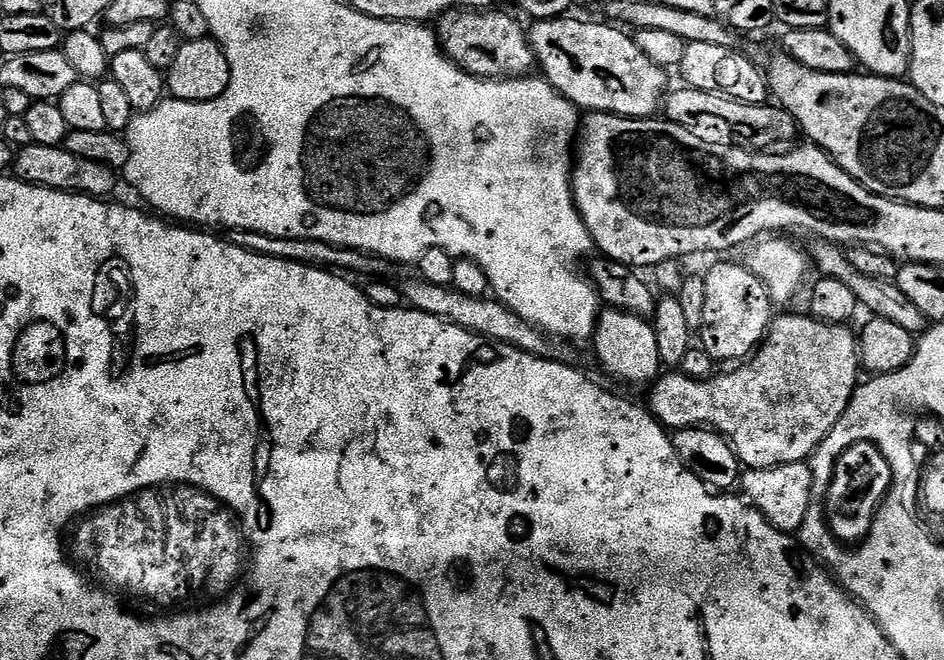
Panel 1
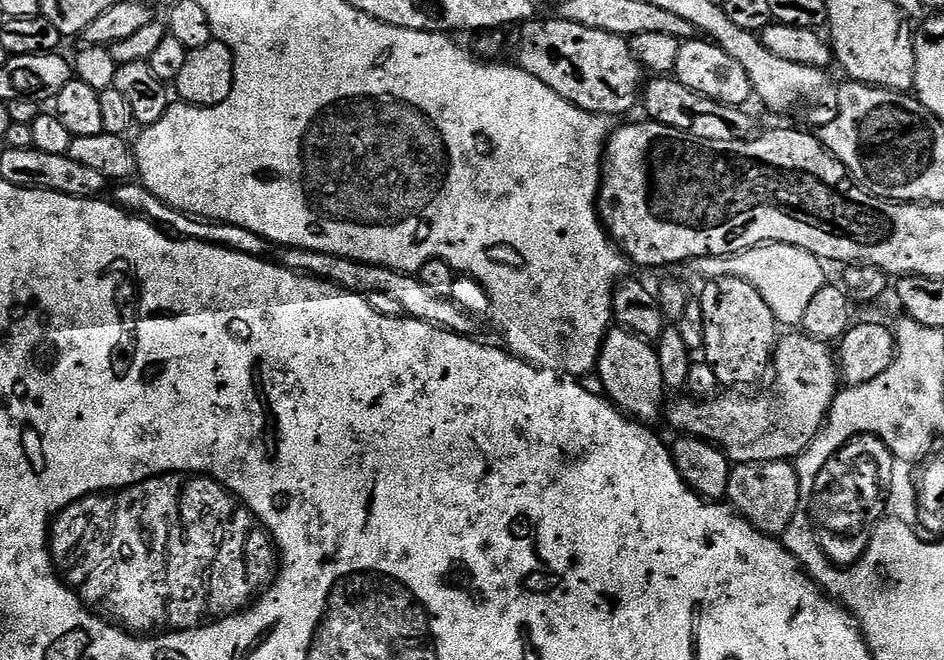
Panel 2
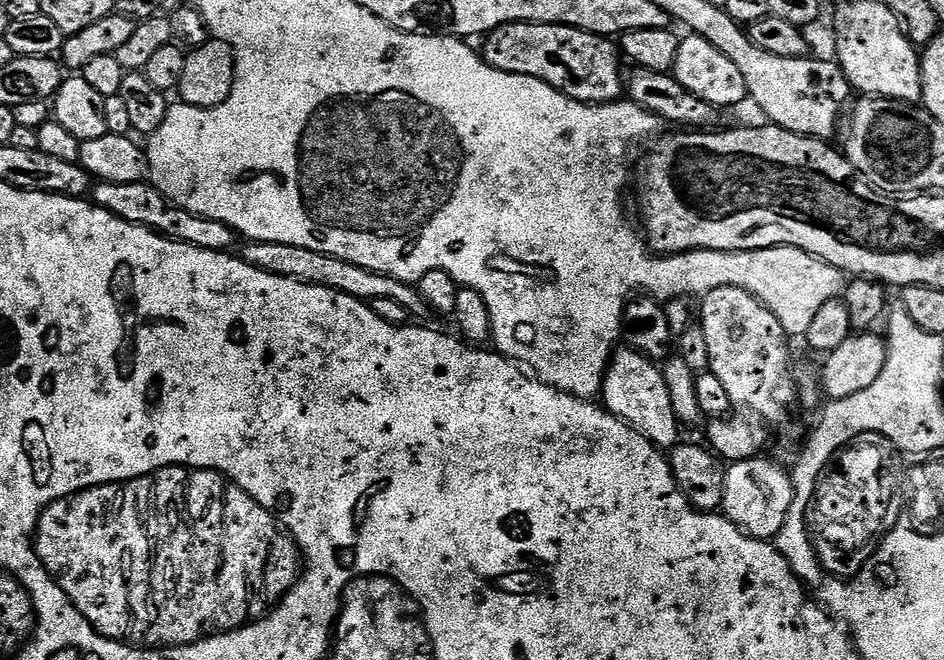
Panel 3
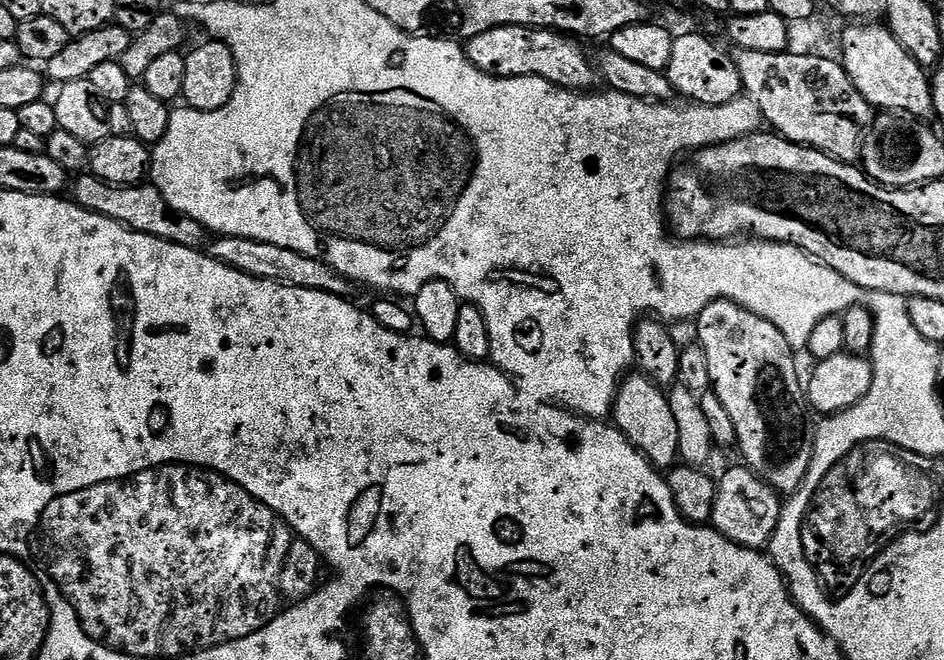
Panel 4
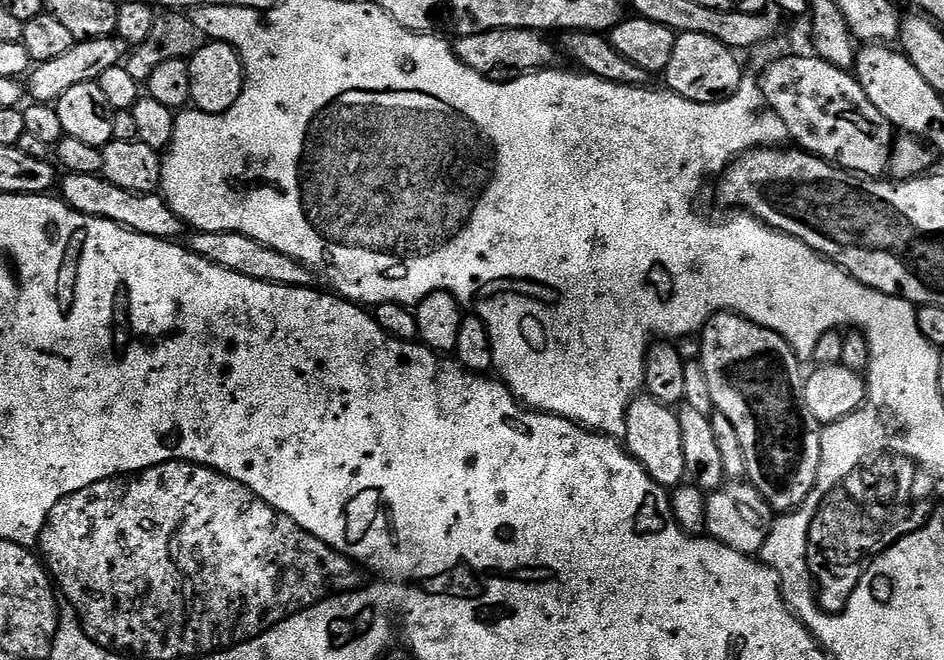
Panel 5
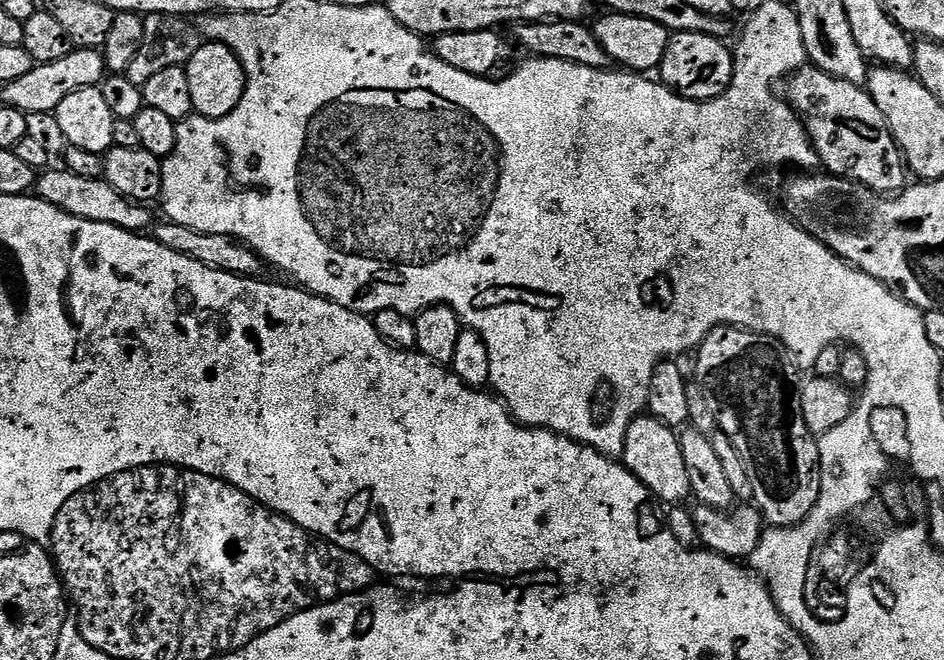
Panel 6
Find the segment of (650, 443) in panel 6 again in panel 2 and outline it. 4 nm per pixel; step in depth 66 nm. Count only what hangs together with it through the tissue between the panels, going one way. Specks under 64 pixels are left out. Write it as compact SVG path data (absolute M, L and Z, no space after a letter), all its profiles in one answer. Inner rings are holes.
M609 327L604 335L594 372L595 375L600 375L599 387L603 395L621 412L641 422L653 422L652 420L658 419L659 416L661 419L662 409L666 404L666 389L662 378L662 366L658 366L658 354L649 341L635 336L626 328Z

